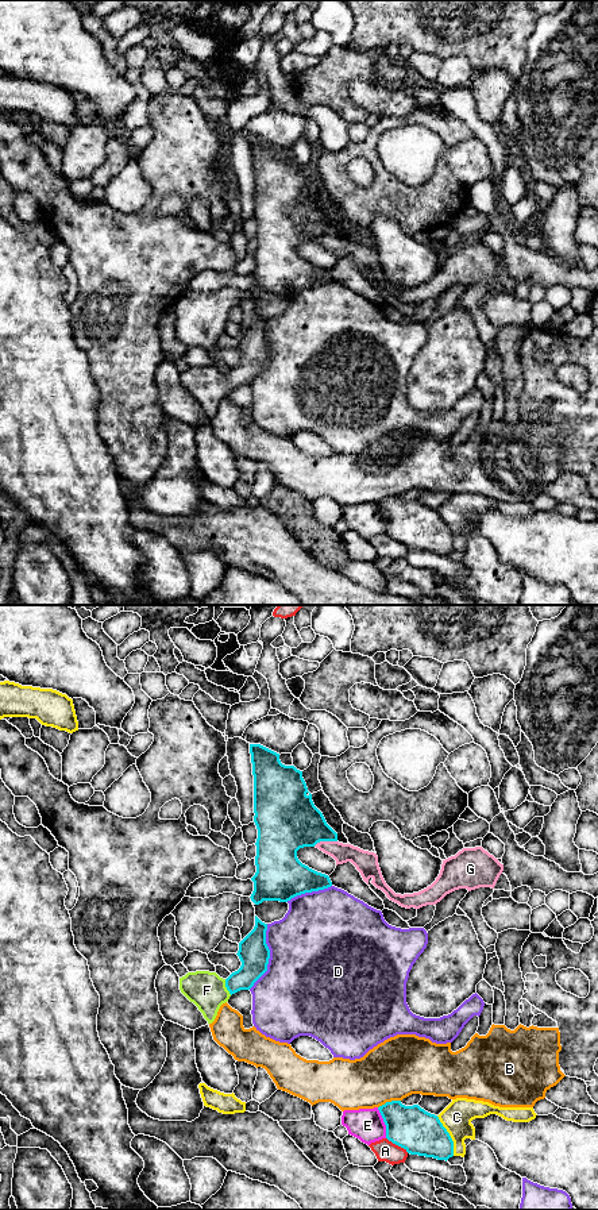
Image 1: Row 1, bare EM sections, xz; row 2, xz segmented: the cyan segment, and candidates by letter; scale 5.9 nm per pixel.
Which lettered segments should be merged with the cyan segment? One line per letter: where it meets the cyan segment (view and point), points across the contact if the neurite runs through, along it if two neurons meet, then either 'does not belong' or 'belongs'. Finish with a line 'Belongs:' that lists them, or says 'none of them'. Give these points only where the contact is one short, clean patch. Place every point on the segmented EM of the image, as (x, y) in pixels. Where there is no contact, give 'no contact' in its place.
A: xz (397, 1144) | does not belong
B: xz (389, 1102) | does not belong
C: xz (450, 1136) | along xz (436, 1116), (452, 1141), (454, 1155) | does not belong
D: xz (269, 956) | does not belong
E: xz (384, 1121) | does not belong
F: xz (226, 986) | across xz (254, 955), (254, 963), (226, 986), (220, 990), (207, 990) | belongs
G: xz (324, 840) | along xz (336, 840), (320, 840), (313, 846) | does not belong
Belongs: F

